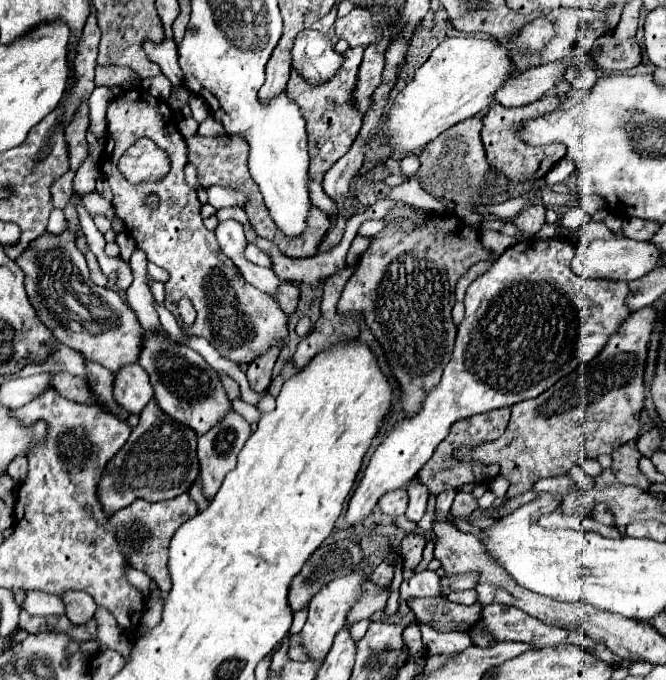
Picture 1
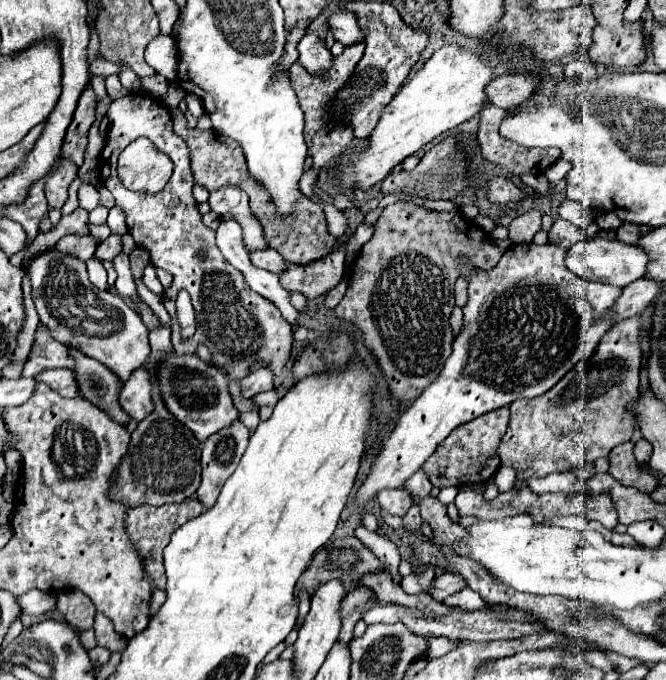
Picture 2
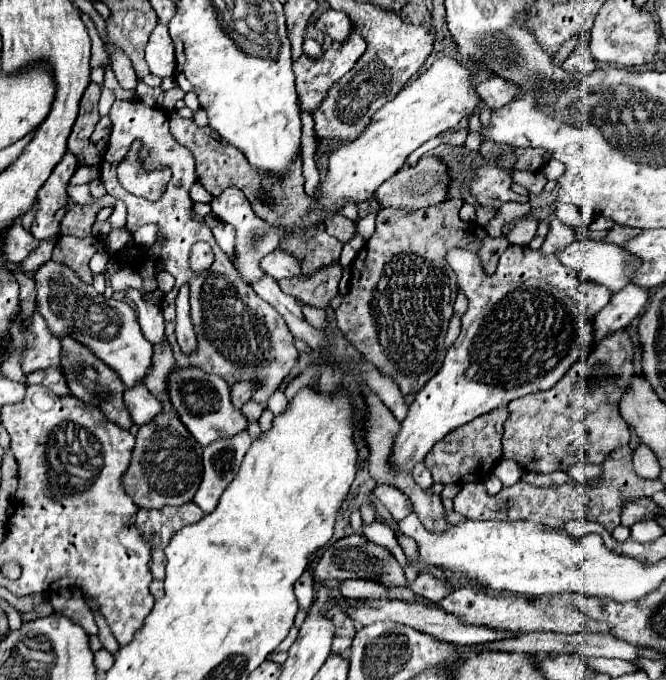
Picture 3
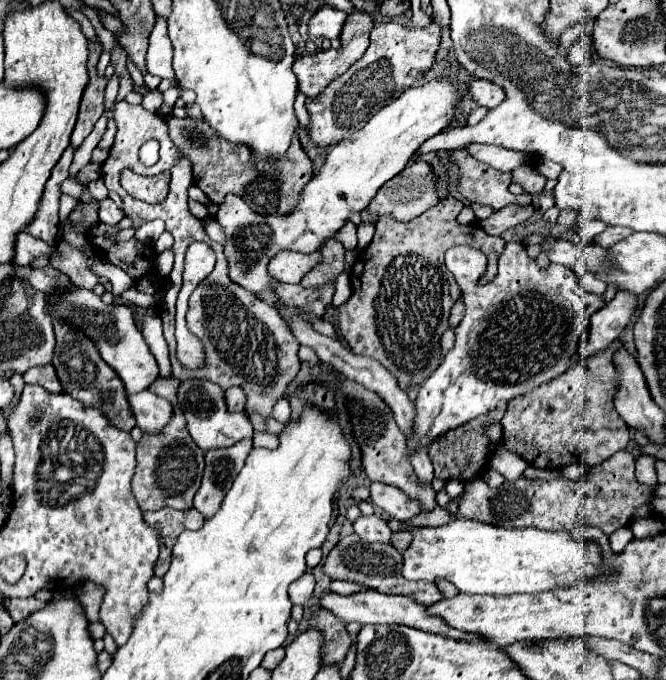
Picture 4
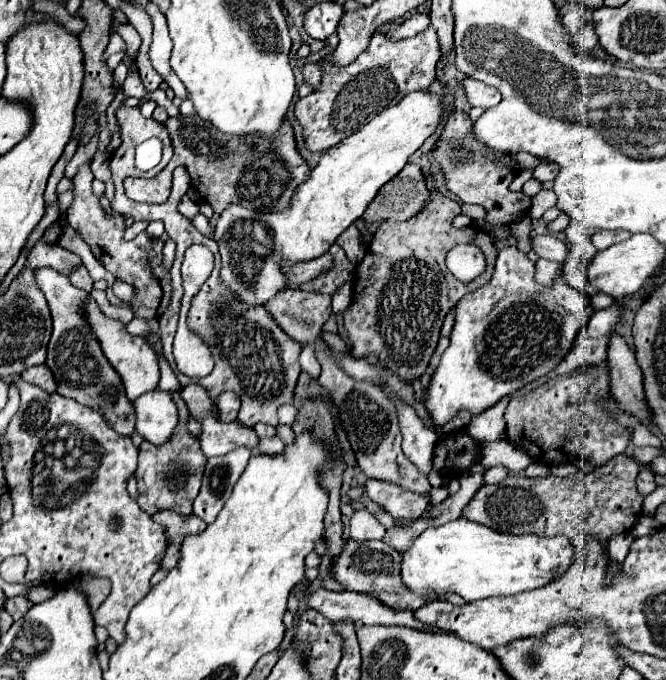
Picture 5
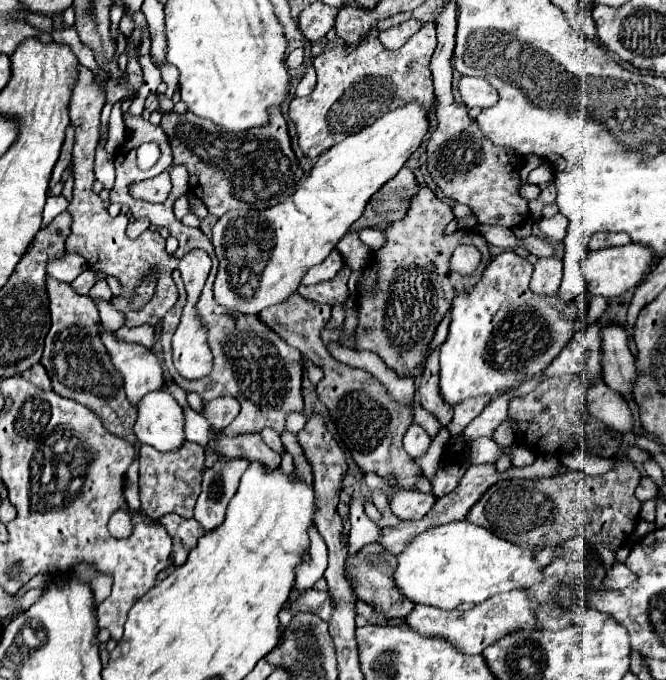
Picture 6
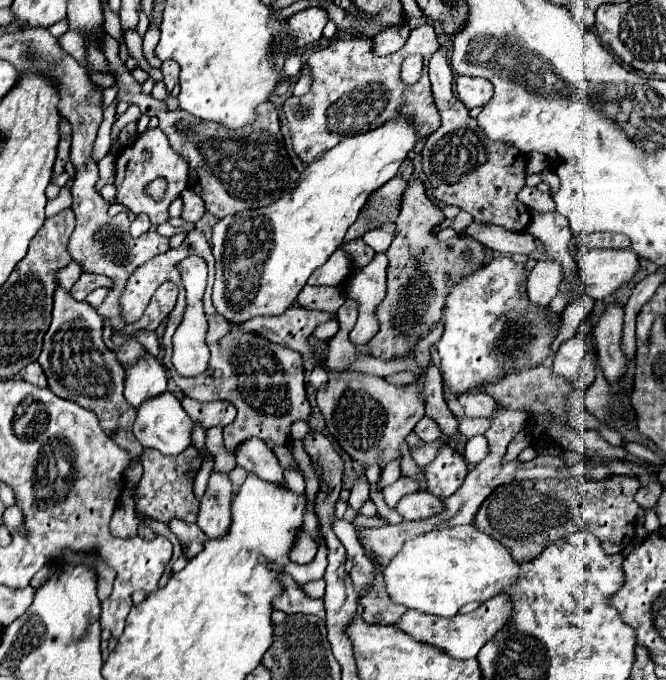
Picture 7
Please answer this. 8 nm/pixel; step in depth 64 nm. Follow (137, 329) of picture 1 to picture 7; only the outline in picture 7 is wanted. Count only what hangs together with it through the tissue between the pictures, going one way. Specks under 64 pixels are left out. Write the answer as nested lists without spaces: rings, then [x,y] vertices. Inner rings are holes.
[[[144,354],[134,366],[126,368],[124,398],[136,410],[150,398],[168,390],[168,376],[164,366],[150,354]]]

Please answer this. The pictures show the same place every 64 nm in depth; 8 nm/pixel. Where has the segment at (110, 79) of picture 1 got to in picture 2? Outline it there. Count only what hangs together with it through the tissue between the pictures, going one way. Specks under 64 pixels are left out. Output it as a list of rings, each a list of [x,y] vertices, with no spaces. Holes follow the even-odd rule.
[[[98,54],[97,58],[89,67],[91,74],[102,76],[103,78],[113,74],[118,75],[119,68],[119,65],[108,62],[107,60],[103,59],[100,54]]]

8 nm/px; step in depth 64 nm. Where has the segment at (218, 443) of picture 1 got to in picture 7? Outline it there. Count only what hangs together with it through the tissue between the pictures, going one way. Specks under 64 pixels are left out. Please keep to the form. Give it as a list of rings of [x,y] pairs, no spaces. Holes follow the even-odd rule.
[[[212,472],[206,494],[200,502],[200,512],[196,522],[208,538],[226,536],[232,522],[230,502],[232,502],[232,484],[228,480],[228,474]]]

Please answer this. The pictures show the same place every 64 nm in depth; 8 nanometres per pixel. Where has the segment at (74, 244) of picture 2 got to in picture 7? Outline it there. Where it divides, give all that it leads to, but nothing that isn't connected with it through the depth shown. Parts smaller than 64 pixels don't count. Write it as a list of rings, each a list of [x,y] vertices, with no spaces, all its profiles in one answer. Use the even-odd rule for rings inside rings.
[[[82,274],[80,278],[78,278],[78,282],[74,284],[74,288],[72,288],[72,296],[76,298],[76,300],[84,300],[92,290],[96,290],[96,288],[100,288],[100,286],[110,286],[110,280],[106,278],[104,275],[98,274]]]

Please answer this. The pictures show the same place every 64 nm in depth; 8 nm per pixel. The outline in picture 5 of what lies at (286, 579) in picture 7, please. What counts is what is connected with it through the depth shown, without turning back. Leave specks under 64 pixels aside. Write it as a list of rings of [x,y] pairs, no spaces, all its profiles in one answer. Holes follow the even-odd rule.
[[[310,590],[306,608],[318,610],[330,622],[350,620],[364,624],[398,624],[412,626],[422,630],[422,624],[414,620],[414,612],[390,612],[390,608],[382,608],[374,596],[362,596],[358,592],[332,592],[332,590]]]

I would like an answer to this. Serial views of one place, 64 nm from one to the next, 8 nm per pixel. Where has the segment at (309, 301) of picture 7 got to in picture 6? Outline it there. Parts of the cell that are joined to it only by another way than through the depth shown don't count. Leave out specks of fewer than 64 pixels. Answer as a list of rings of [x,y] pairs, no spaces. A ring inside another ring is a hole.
[[[344,266],[342,272],[338,272],[338,276],[334,280],[330,280],[328,284],[300,286],[298,294],[310,302],[316,302],[316,304],[328,304],[328,306],[344,304],[348,298],[348,288],[346,288],[348,276],[350,276],[350,268]]]

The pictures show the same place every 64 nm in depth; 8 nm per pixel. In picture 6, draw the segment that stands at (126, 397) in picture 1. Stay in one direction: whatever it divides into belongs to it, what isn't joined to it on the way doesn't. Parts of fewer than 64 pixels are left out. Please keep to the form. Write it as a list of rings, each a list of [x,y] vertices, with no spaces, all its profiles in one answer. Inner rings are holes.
[[[168,390],[150,392],[138,402],[134,434],[160,452],[174,452],[186,442],[184,412]]]

